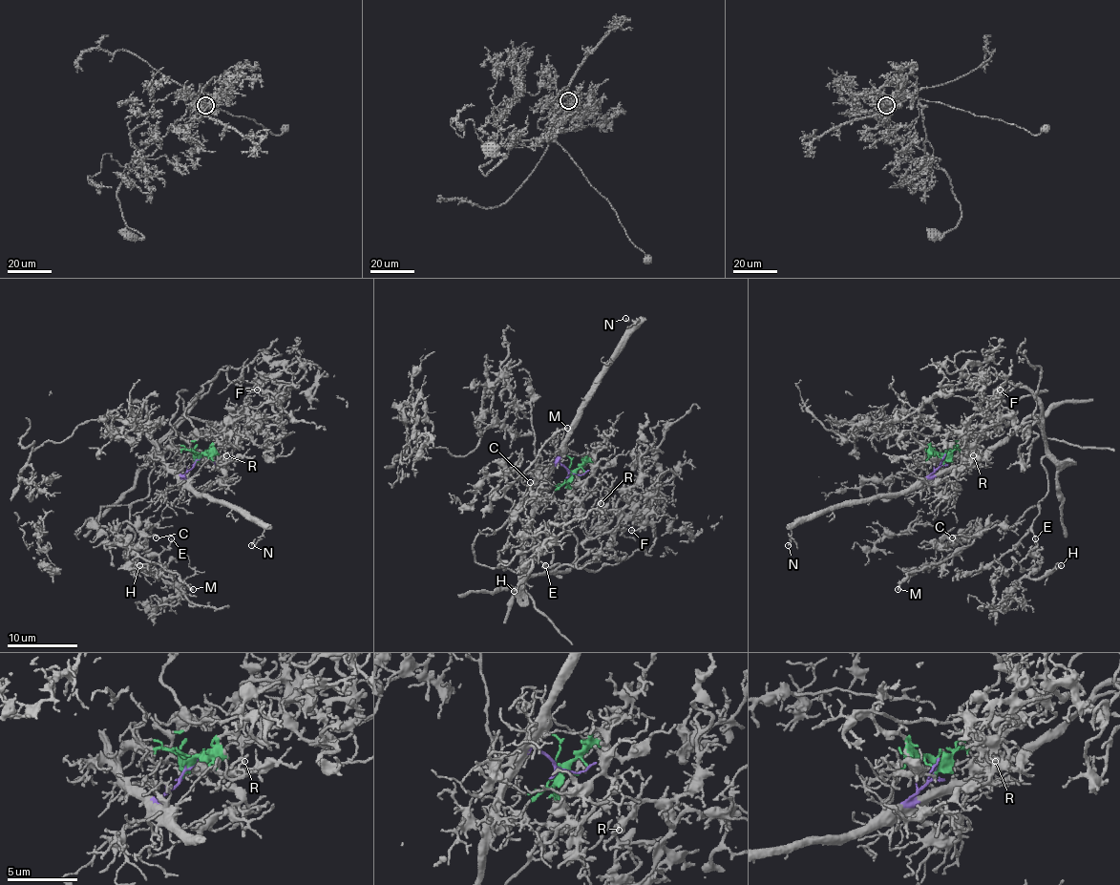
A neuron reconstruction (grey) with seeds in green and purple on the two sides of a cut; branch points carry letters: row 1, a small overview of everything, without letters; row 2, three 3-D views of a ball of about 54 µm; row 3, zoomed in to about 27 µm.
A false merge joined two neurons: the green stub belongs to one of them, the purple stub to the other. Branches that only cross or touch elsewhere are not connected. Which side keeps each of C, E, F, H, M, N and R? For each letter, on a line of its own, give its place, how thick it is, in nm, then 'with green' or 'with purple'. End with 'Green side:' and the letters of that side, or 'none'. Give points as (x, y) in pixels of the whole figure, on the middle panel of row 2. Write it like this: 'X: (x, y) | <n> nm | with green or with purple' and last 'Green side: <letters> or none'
C: (530, 482) | 140 nm | with green
E: (545, 565) | 120 nm | with green
F: (631, 530) | 130 nm | with green
H: (514, 591) | 160 nm | with green
M: (567, 428) | 220 nm | with green
N: (625, 318) | 110 nm | with purple
R: (601, 503) | 130 nm | with green
Green side: C, E, F, H, M, R

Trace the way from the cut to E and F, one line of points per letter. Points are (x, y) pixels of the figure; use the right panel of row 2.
E: (943, 460), (979, 404), (1024, 386), (1041, 409), (1048, 494), (1032, 524), (1034, 563), (1022, 568), (1036, 538)
F: (943, 460), (979, 404), (1013, 388), (988, 368), (991, 383), (966, 388), (981, 381), (986, 398), (1001, 389)

